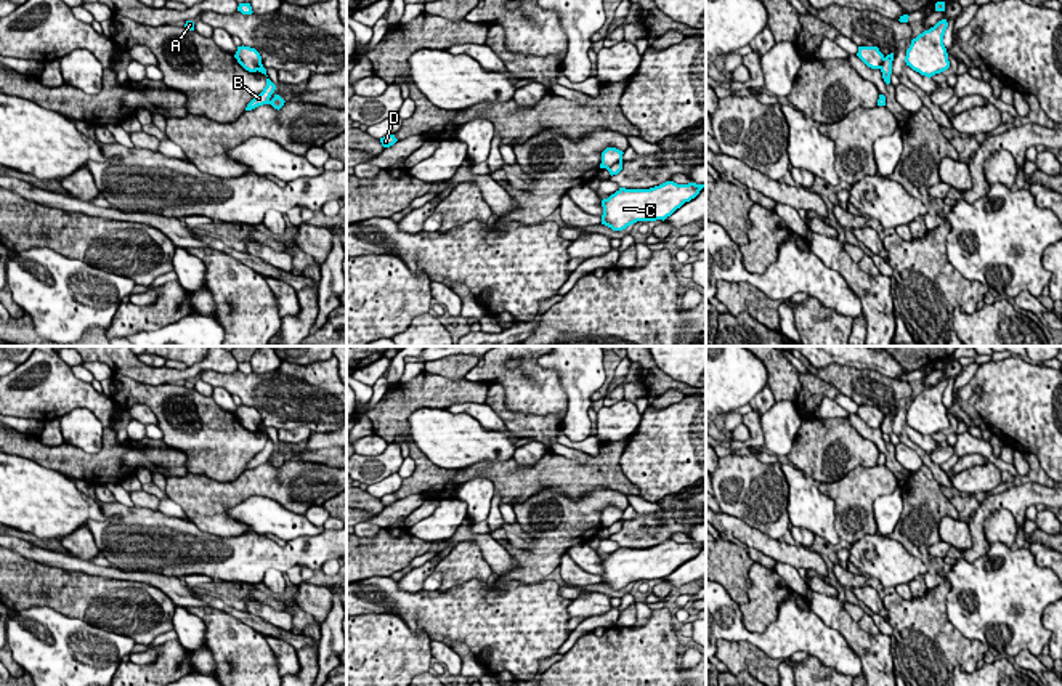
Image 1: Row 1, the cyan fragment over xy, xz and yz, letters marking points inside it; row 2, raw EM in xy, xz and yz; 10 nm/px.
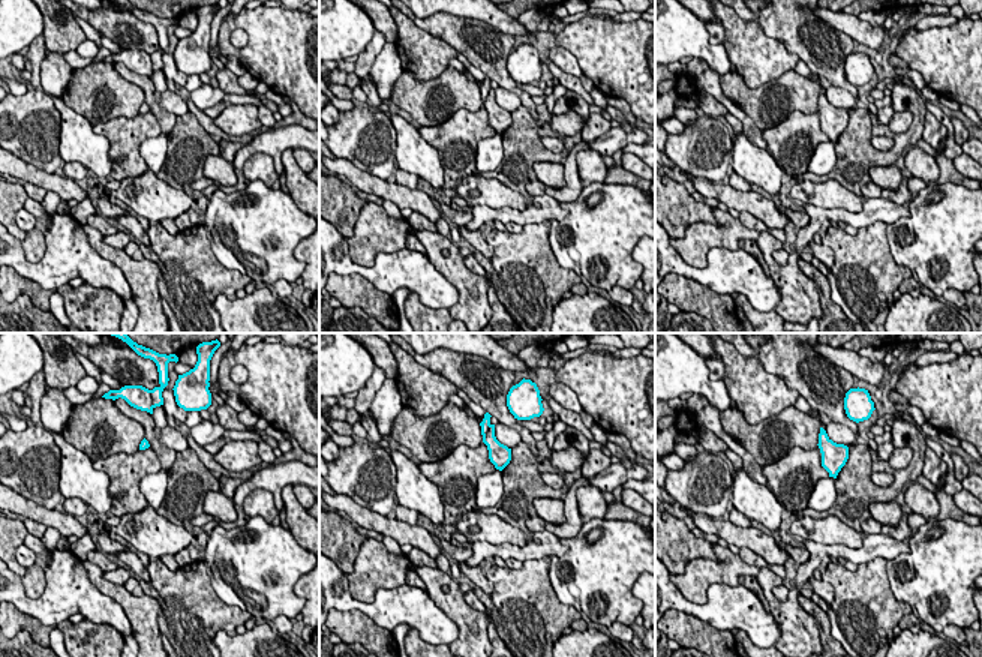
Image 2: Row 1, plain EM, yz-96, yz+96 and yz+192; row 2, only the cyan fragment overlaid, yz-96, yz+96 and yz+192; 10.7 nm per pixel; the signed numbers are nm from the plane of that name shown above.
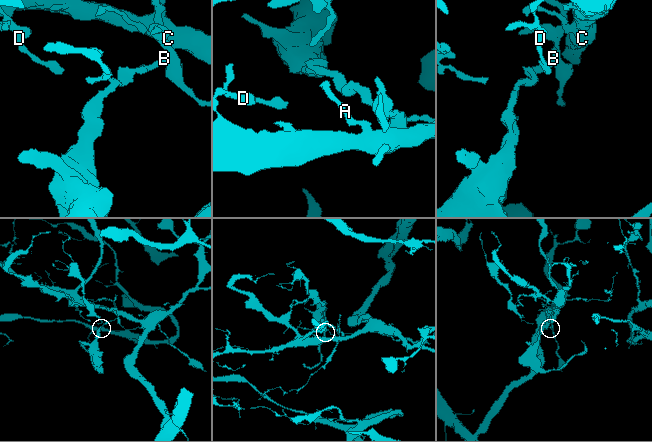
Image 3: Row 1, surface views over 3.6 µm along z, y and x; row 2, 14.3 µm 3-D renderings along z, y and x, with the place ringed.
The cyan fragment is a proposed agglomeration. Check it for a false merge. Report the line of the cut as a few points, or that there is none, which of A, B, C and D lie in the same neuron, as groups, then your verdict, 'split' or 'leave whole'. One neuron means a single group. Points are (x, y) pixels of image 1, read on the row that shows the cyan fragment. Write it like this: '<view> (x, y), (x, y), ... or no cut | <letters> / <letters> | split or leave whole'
yz (884, 58), (879, 68) | A C D / B | split

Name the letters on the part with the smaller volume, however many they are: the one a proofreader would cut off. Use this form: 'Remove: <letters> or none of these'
Remove: B

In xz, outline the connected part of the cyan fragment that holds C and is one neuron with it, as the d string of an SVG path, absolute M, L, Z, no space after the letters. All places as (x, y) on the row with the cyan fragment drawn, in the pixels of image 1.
M666 181L650 189L619 188L602 200L602 224L622 231L637 221L666 220L685 202L695 199L704 184Z

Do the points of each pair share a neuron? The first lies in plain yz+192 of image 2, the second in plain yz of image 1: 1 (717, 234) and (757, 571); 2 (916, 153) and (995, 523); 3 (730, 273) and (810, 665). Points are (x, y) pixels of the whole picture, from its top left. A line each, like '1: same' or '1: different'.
1: same
2: same
3: different

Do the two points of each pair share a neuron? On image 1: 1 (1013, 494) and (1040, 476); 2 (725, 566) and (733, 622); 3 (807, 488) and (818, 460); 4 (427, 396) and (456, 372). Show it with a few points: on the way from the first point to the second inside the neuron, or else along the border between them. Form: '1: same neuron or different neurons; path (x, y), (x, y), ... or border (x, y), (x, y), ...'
1: different neurons; border (1014, 483), (1041, 483), (1045, 486)
2: different neurons; border (722, 585), (738, 605)
3: different neurons; border (790, 462), (818, 483)
4: different neurons; border (424, 369), (451, 379), (464, 379)

